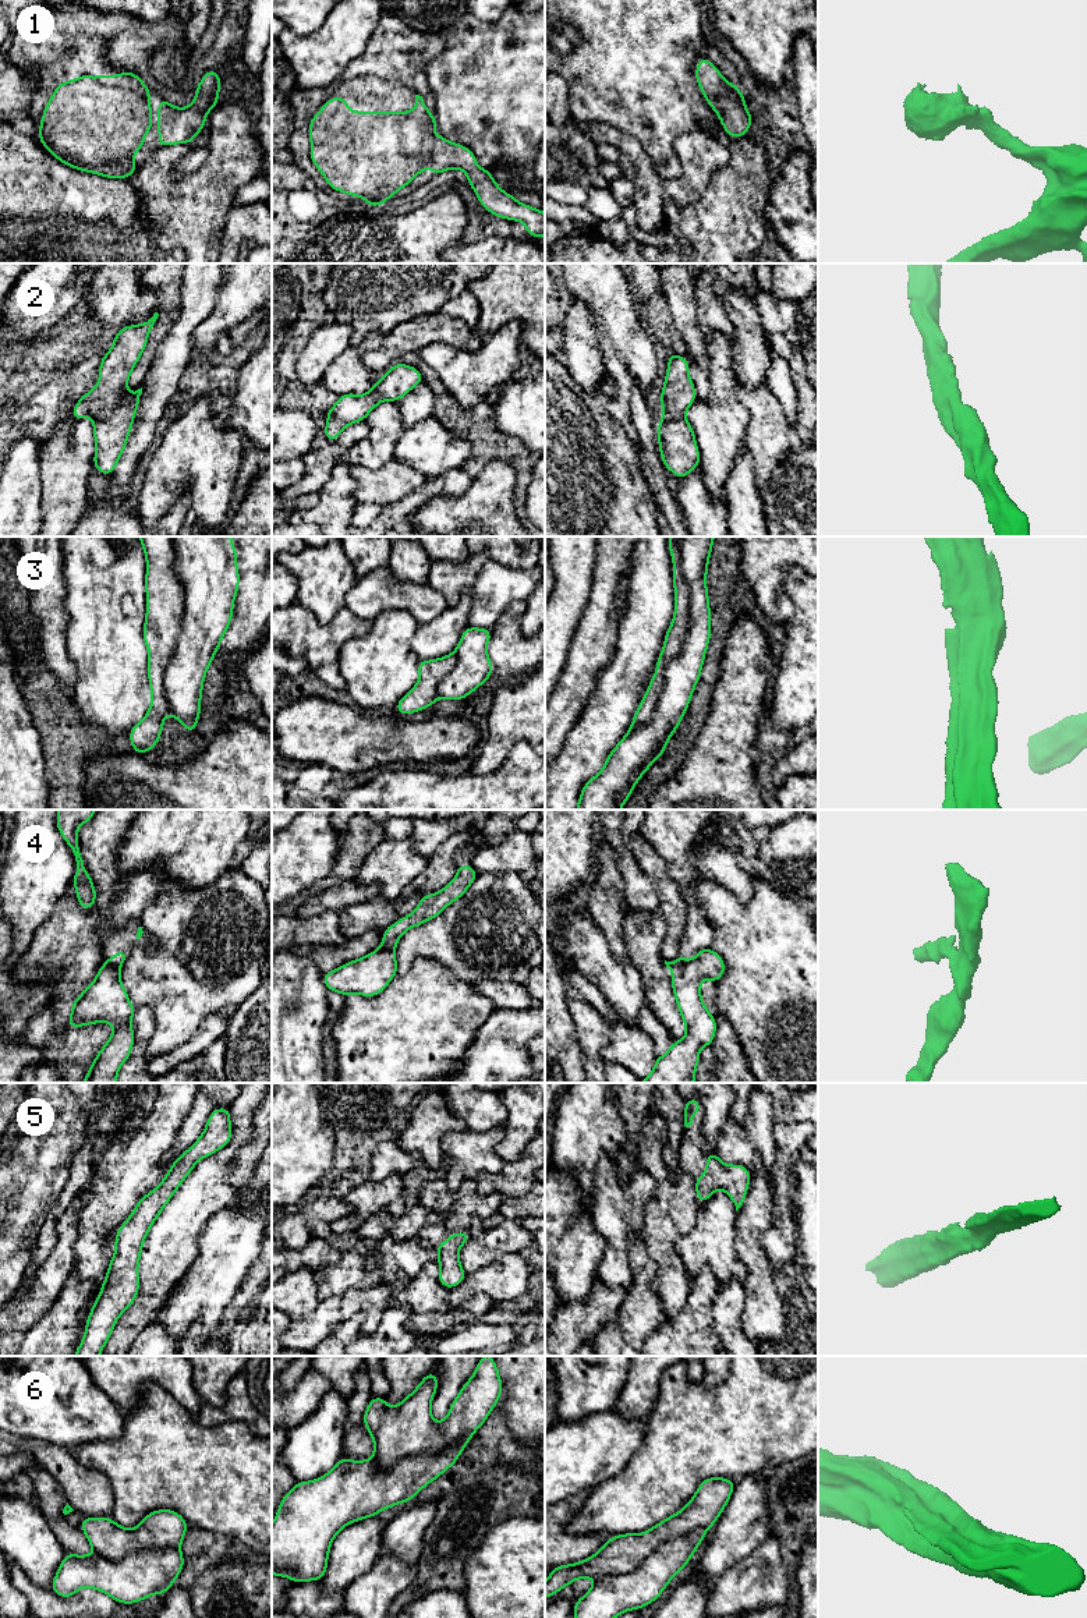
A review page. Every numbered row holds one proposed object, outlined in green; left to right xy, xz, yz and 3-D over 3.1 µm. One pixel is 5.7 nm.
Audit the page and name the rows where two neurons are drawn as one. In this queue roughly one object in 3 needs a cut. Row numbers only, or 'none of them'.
3, 4, 6

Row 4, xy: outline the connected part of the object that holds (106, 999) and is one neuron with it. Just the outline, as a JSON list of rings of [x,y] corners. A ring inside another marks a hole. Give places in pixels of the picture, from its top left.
[[[105,964],[92,984],[71,1005],[67,1027],[82,1027],[107,1022],[116,1030],[91,1063],[82,1083],[117,1083],[117,1072],[130,1058],[134,1045],[131,1026],[135,1006],[120,980],[120,967]]]

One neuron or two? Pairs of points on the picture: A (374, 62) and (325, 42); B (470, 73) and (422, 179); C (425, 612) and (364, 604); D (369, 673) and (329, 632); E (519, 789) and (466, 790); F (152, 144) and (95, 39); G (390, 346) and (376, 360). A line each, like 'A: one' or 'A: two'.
A: two
B: two
C: one
D: two
E: one
F: one
G: one

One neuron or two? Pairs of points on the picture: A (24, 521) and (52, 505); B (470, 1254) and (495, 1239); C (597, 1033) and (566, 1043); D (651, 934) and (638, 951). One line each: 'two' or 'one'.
A: two
B: one
C: two
D: one

